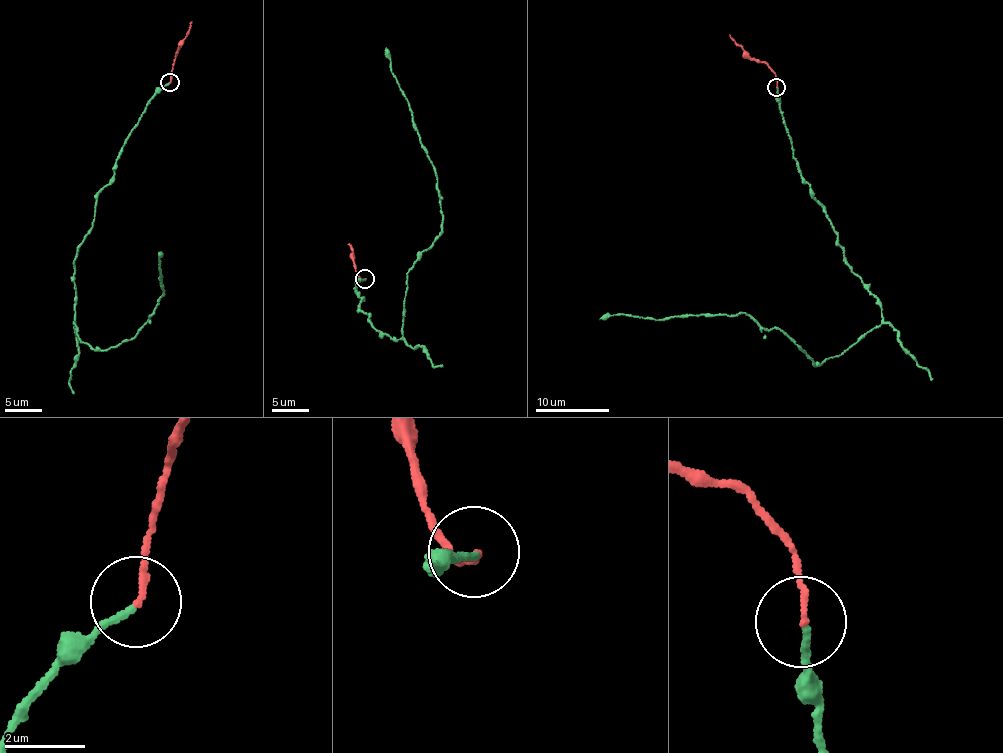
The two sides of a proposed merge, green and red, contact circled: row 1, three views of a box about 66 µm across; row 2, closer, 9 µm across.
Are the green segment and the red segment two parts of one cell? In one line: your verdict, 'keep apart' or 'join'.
join

